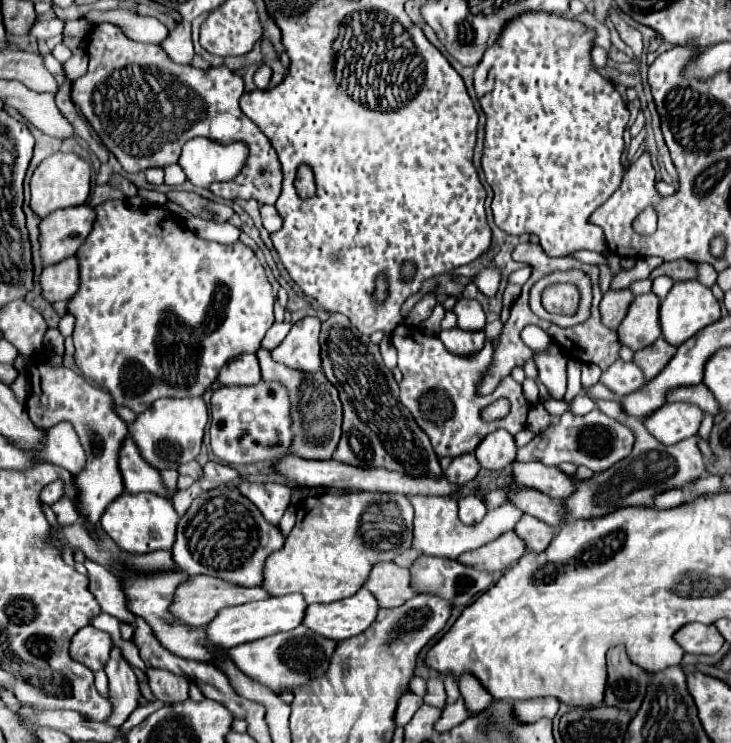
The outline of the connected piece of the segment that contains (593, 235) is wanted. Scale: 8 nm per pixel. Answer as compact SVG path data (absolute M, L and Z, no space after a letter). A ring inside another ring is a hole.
M524 13L506 25L498 43L486 49L474 73L476 97L486 115L482 171L494 189L494 223L508 235L538 235L540 247L550 257L564 257L578 249L606 253L603 230L592 225L588 217L618 189L624 175L620 163L624 151L622 133L630 113L614 85L590 65L592 45L594 33L574 19ZM522 125L526 125L526 173ZM544 195L550 195L550 199L544 201Z

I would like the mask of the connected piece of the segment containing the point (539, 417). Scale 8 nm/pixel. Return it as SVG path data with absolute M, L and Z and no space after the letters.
M532 405L530 413L528 413L528 429L534 433L542 433L548 429L550 425L550 415L542 405Z

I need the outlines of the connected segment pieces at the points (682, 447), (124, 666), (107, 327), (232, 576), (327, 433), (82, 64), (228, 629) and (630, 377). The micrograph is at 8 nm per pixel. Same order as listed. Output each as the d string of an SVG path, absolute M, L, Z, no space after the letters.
M598 401L598 407L600 407L608 417L612 417L612 419L616 419L616 421L622 419L622 423L624 423L626 427L630 427L632 433L636 435L636 443L634 443L632 453L630 453L626 459L622 459L622 461L618 461L616 465L612 465L610 469L606 469L606 471L602 471L602 473L598 473L598 475L594 475L594 477L590 477L590 479L578 479L578 489L574 489L574 493L572 493L570 497L564 497L564 499L562 499L562 501L566 501L566 505L570 505L570 517L568 517L566 521L570 521L570 519L602 517L602 515L608 515L608 513L612 513L612 511L616 511L616 509L620 509L620 507L630 507L630 505L634 505L634 507L636 507L636 505L652 505L652 497L654 497L656 493L666 491L666 489L672 489L672 487L682 487L682 485L686 485L686 483L692 483L692 481L696 481L698 477L702 477L702 473L706 473L706 469L704 469L705 459L702 453L700 453L694 437L682 439L680 443L666 447L666 445L658 443L658 441L644 429L644 425L642 425L642 421L640 421L638 417L626 415L626 411L622 409L620 403L616 403L616 401Z
M118 647L112 649L110 661L106 663L104 671L108 675L108 701L112 703L112 713L104 723L110 727L120 727L138 707L138 679L126 659L120 655Z
M110 199L94 207L96 211L96 221L94 227L84 241L84 245L78 249L76 259L78 259L78 269L80 269L80 289L74 293L74 297L68 301L68 313L74 315L76 325L74 325L74 361L76 367L82 371L82 375L94 383L104 387L116 405L126 405L134 413L142 413L146 407L150 407L152 401L160 397L200 397L218 377L218 371L230 363L234 357L242 353L256 353L260 347L262 337L274 323L274 293L272 287L266 279L264 267L260 265L258 257L254 251L236 241L232 245L222 245L216 241L206 241L198 237L194 231L190 231L176 215L172 215L168 209L160 205L148 205L144 209L132 209L128 201L124 199Z
M216 487L194 499L178 523L176 543L172 547L174 563L188 575L212 575L222 581L256 587L262 583L262 565L266 557L284 545L278 527L264 521L252 501L234 487Z
M258 349L256 357L260 361L262 381L282 381L282 385L286 385L290 393L290 429L294 431L294 441L290 443L288 453L298 455L302 459L332 459L332 453L342 435L342 403L334 385L326 379L324 373L304 373L272 361L270 353L264 349Z
M74 49L74 55L64 63L68 79L78 79L80 75L86 73L86 67L88 67L88 57L84 49Z
M300 593L268 597L264 601L244 603L240 607L226 607L226 609L222 609L222 613L218 613L214 617L214 621L210 621L210 625L206 625L206 637L214 645L230 649L230 647L236 647L236 645L242 645L248 641L256 641L256 639L298 627L304 617L304 609L306 609L306 603Z
M614 361L614 365L610 365L606 371L602 371L600 383L606 385L618 399L622 399L624 395L630 395L630 393L642 389L642 385L646 381L644 381L642 371L634 363Z

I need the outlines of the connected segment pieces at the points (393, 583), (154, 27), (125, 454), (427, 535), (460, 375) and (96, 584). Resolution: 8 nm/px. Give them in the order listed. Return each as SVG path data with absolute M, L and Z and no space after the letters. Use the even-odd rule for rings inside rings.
M378 563L370 571L370 577L362 585L370 589L374 597L378 597L380 609L390 609L406 603L416 593L410 589L410 575L408 569L402 569L394 563Z
M124 9L88 11L88 13L84 13L84 19L94 25L98 25L102 21L116 23L116 25L124 27L124 33L128 33L128 37L132 37L134 41L142 41L142 43L162 45L162 41L168 37L168 29L156 17L144 17L144 15L124 11Z
M126 437L122 441L118 465L120 465L122 479L124 479L124 489L128 489L128 493L152 491L152 493L158 493L162 497L168 497L166 489L162 487L160 473L140 457L138 447L134 445L134 441L130 437Z
M412 497L410 499L414 507L414 529L412 529L412 549L424 553L424 555L436 555L446 559L458 559L464 551L474 551L502 533L514 529L518 519L522 517L522 511L514 505L500 505L498 509L492 509L492 519L484 519L480 525L464 525L458 519L458 503L452 497Z
M400 323L392 331L392 343L398 351L398 369L404 375L400 383L400 401L410 409L416 423L426 431L438 457L458 457L464 453L472 453L476 445L496 429L506 429L512 435L524 429L530 405L524 399L522 385L516 383L512 377L506 377L494 389L494 393L486 397L476 395L476 381L482 377L492 359L490 341L485 341L484 349L478 351L474 357L458 357L450 353L436 335L426 335L418 327ZM498 397L510 399L510 415L494 423L484 423L480 419L480 409L490 405Z
M86 559L84 567L88 569L90 593L96 597L102 611L116 617L118 621L134 623L134 615L128 609L128 601L124 595L122 581L118 577L114 577L114 573L106 571L102 565L98 565L94 561Z

